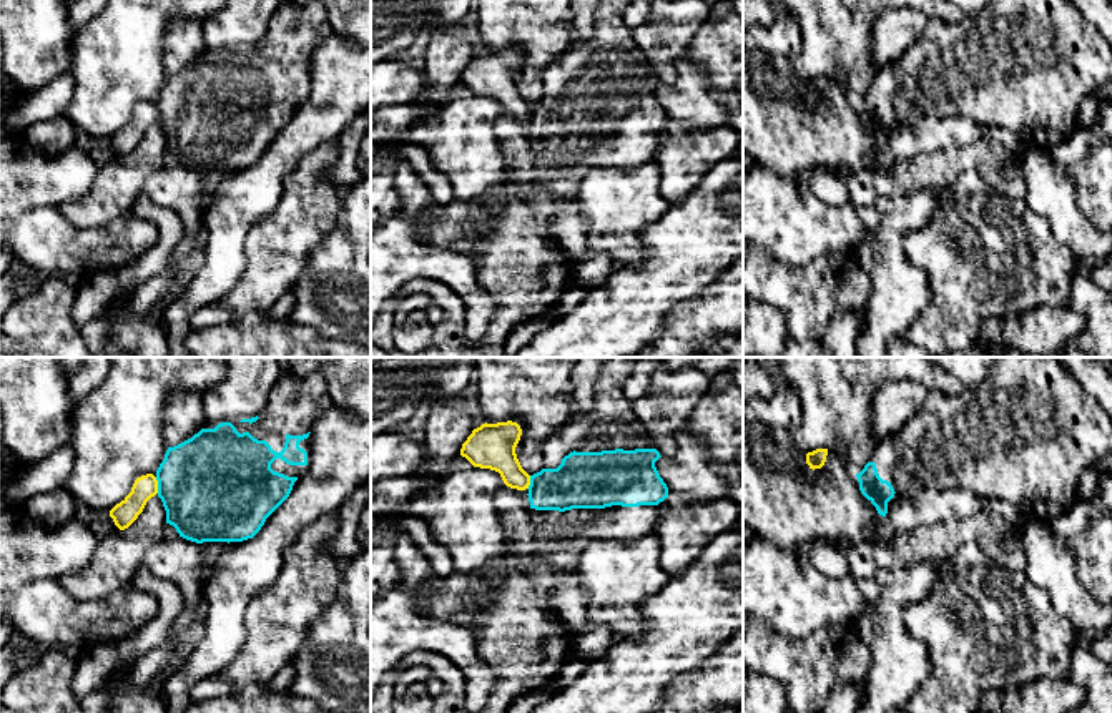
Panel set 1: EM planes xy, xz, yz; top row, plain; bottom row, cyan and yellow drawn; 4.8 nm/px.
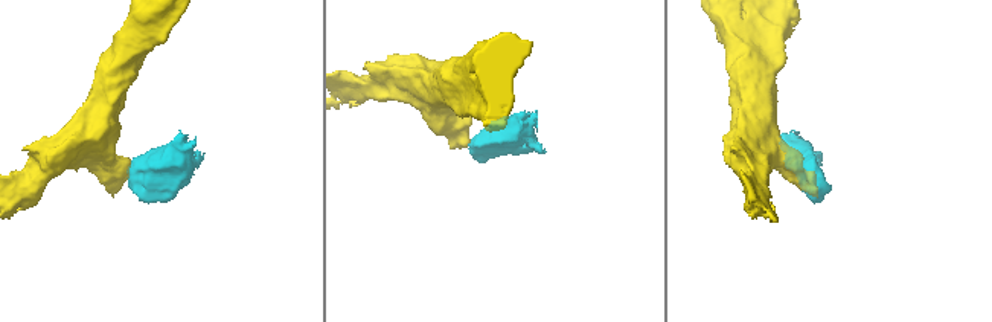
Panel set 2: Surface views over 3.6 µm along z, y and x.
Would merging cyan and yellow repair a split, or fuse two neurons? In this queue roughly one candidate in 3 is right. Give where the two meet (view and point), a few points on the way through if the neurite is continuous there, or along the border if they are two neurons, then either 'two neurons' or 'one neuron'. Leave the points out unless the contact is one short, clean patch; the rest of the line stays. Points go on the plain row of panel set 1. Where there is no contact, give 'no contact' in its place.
xy (158, 113) | along xy (155, 105), (158, 120) | two neurons

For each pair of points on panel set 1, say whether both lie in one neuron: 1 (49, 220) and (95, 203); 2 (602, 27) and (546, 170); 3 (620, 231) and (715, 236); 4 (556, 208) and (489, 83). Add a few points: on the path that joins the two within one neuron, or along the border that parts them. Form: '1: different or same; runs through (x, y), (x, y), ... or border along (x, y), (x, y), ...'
1: different; border along (57, 208), (77, 226), (98, 228)
2: same; runs through (572, 62), (560, 73), (560, 108), (539, 135)
3: different; border along (669, 205), (644, 230), (644, 258), (620, 266)
4: same; runs through (526, 180), (514, 143), (512, 113)

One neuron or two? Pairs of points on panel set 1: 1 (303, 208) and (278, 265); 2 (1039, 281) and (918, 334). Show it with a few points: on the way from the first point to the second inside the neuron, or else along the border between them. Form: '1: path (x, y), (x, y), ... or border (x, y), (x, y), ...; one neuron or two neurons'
1: path (295, 221), (278, 251); one neuron
2: path (1009, 281), (986, 281), (948, 319); one neuron

